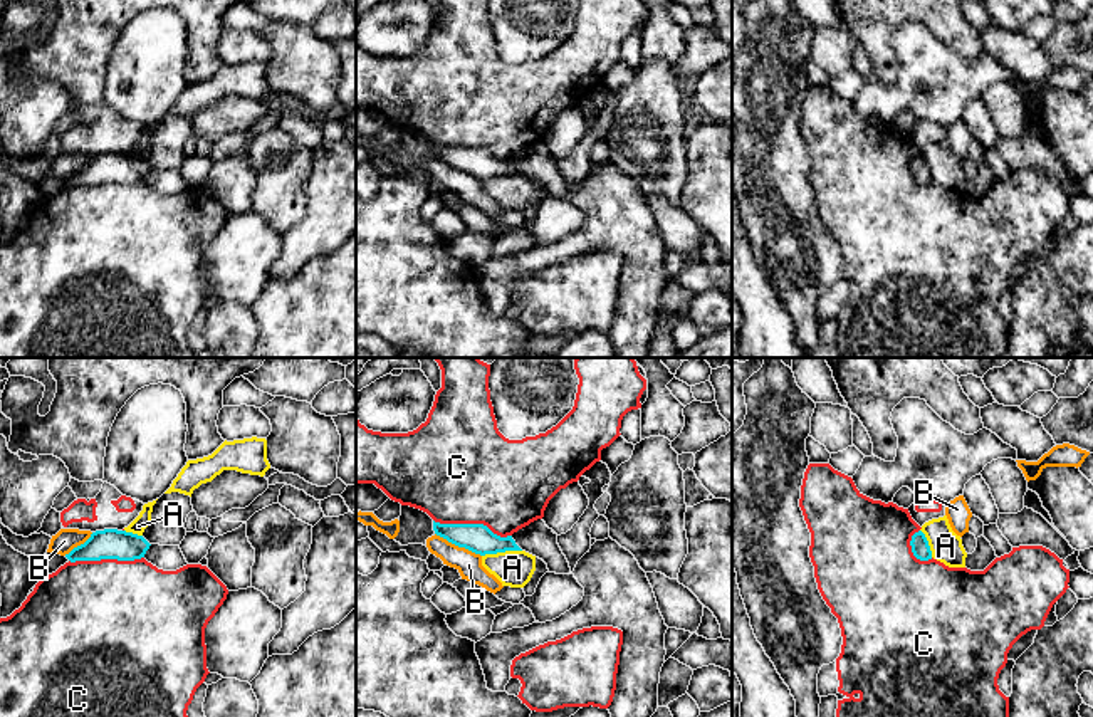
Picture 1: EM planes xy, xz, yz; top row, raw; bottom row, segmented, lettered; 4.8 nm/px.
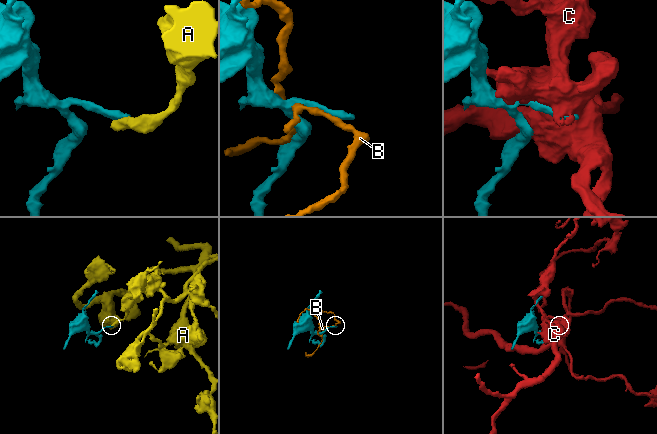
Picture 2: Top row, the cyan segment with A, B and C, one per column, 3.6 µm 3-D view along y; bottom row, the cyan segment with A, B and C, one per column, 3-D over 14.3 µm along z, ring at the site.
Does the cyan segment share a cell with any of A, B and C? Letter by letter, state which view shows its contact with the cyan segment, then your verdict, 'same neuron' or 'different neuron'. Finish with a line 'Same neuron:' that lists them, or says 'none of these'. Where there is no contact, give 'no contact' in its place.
A: contact in xz; different neuron
B: contact in xz; different neuron
C: contact in xz; different neuron
Same neuron: none of these

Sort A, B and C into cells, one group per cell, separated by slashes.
A / B / C

